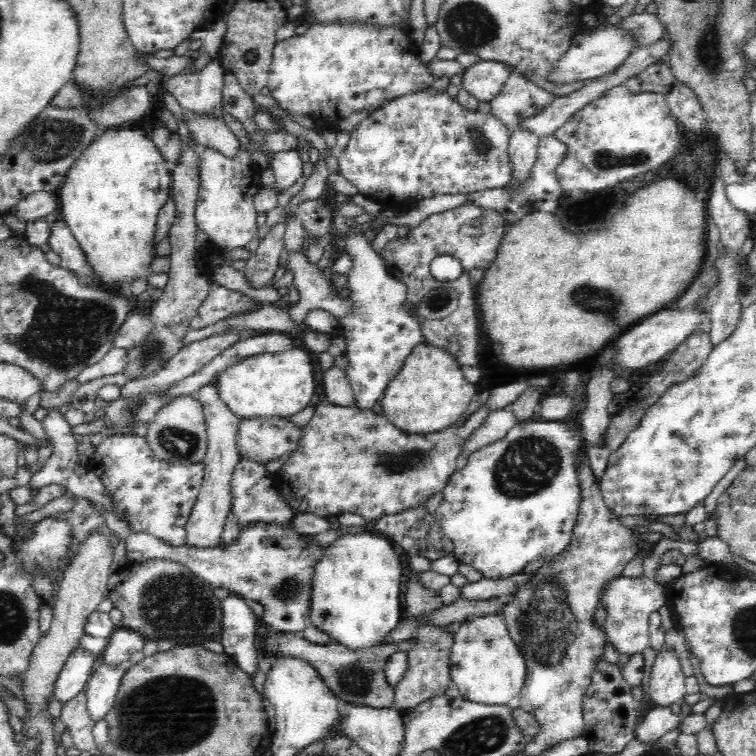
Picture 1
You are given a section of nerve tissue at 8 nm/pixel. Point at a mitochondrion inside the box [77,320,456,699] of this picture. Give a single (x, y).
(172, 602)

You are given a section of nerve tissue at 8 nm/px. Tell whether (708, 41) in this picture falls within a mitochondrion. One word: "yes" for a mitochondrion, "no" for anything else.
yes

